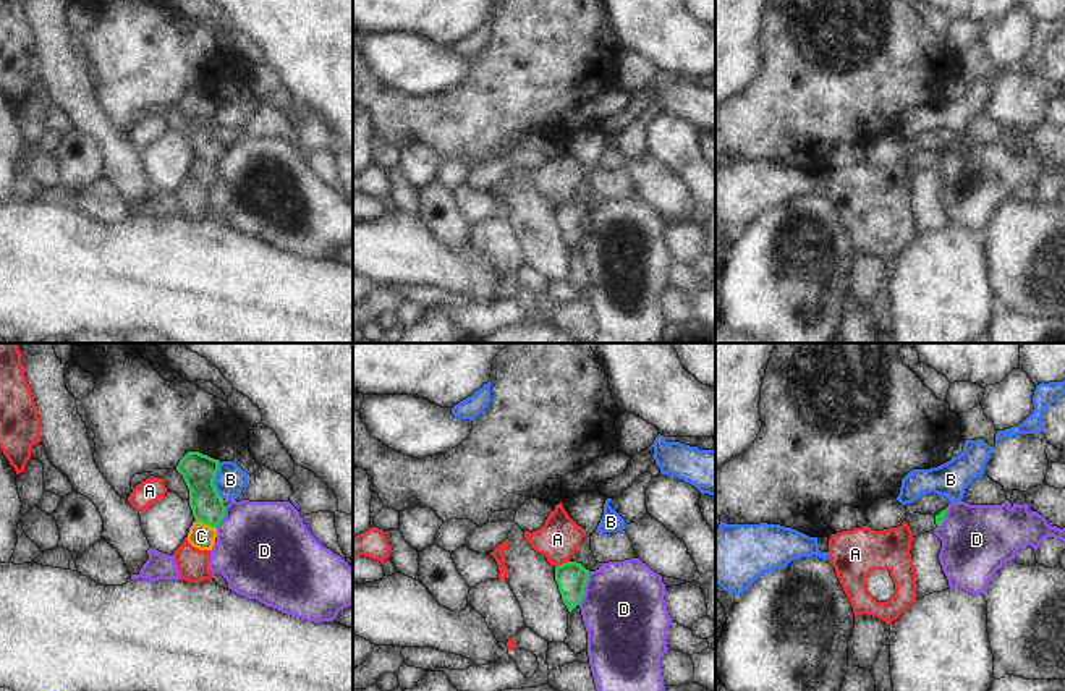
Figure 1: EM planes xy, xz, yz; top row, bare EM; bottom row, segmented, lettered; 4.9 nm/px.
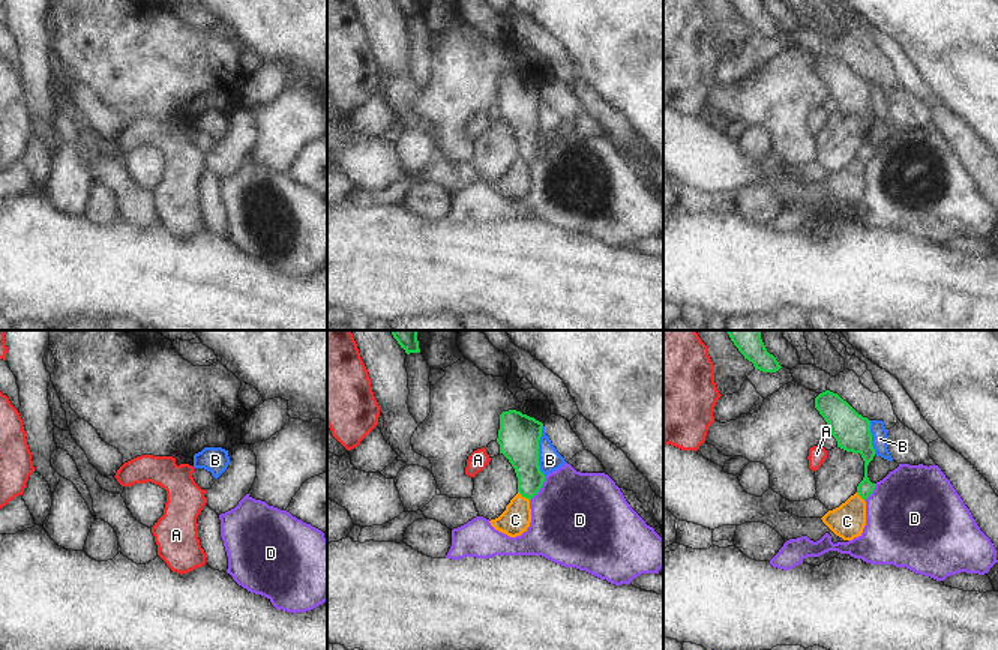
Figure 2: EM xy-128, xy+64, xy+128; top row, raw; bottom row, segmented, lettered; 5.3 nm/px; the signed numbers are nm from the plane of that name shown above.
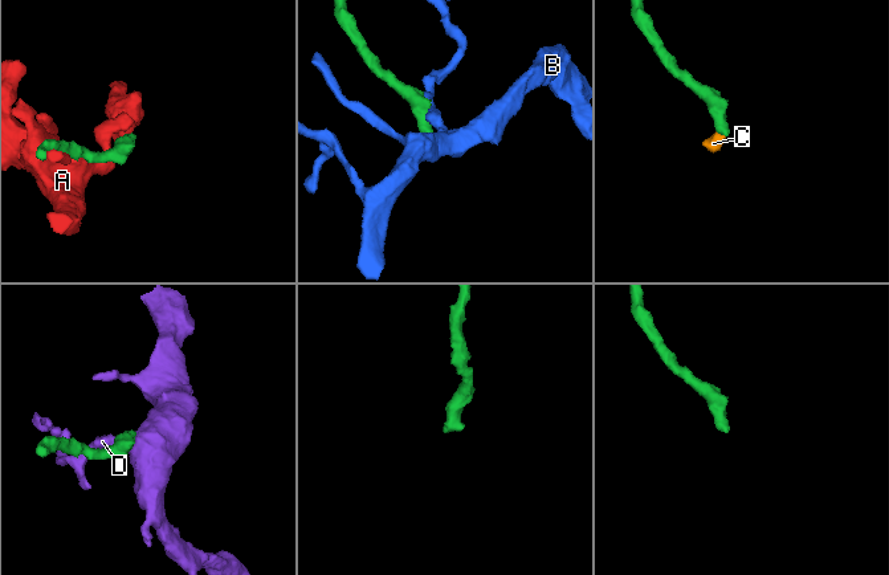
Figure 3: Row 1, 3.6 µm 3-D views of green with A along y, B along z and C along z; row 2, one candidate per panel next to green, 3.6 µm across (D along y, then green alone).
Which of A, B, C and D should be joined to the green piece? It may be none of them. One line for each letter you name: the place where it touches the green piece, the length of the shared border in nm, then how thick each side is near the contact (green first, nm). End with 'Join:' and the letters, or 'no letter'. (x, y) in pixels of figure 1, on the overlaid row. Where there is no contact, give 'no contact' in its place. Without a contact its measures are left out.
C: meets green in xy at (206, 523); contact 110 nm long; 160 nm thick on the green side, 130 nm on the other
Join: C

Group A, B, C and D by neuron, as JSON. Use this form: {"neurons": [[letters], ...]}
{"neurons": [["A"], ["B"], ["C"], ["D"]]}

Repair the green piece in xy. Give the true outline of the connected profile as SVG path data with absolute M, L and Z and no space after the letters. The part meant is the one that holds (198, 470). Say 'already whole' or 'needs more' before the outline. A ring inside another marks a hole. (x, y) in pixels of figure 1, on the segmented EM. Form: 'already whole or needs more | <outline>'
needs more | M188 451L176 466L189 489L189 507L196 519L189 528L188 542L199 550L212 550L217 526L225 516L223 498L214 485L219 463L199 451Z

